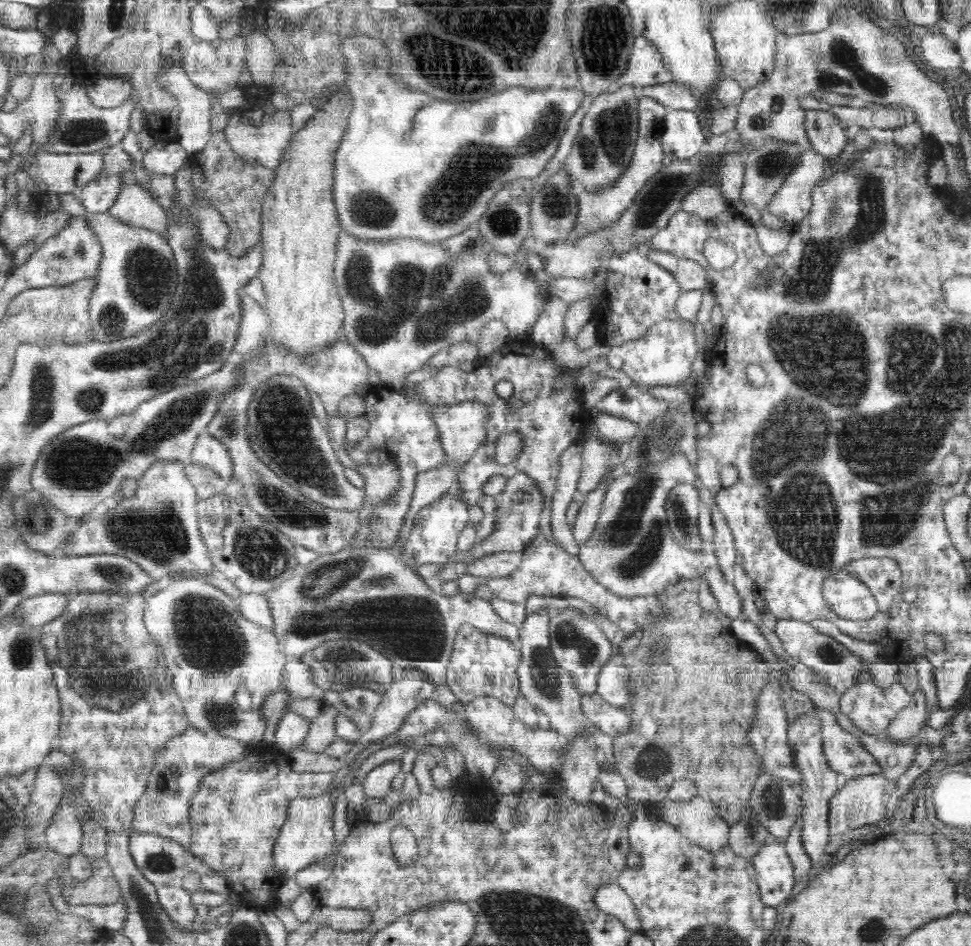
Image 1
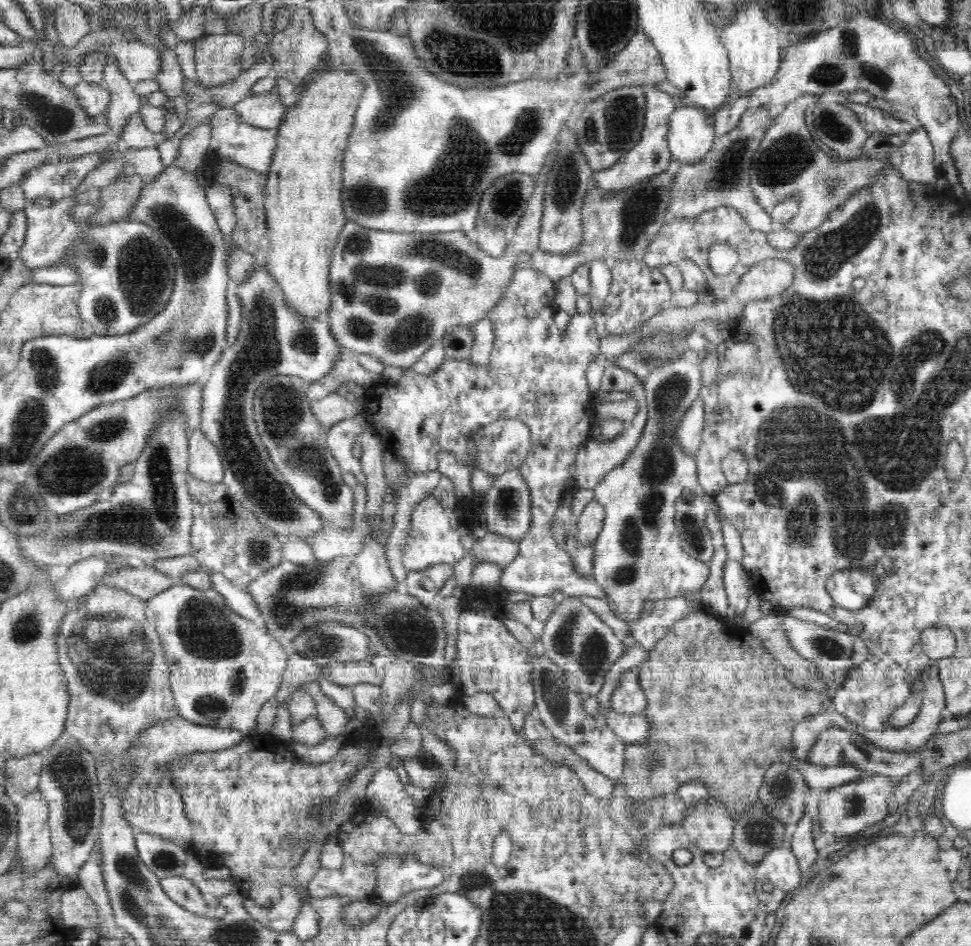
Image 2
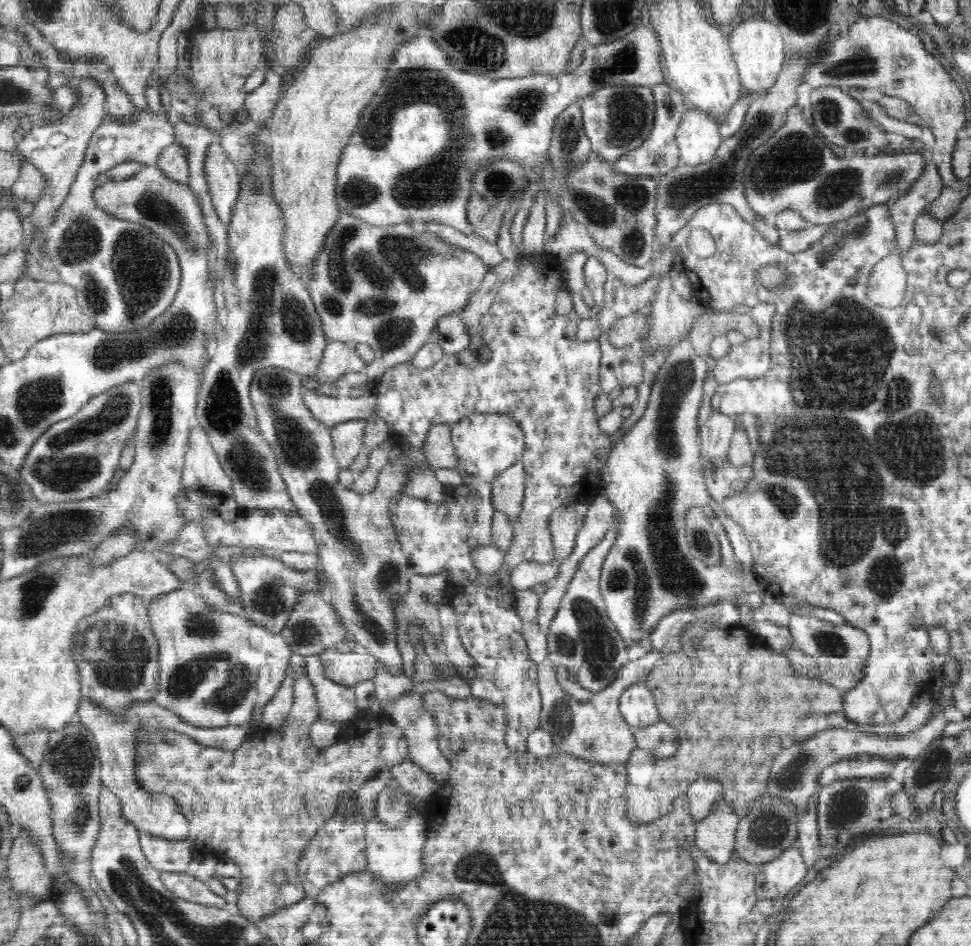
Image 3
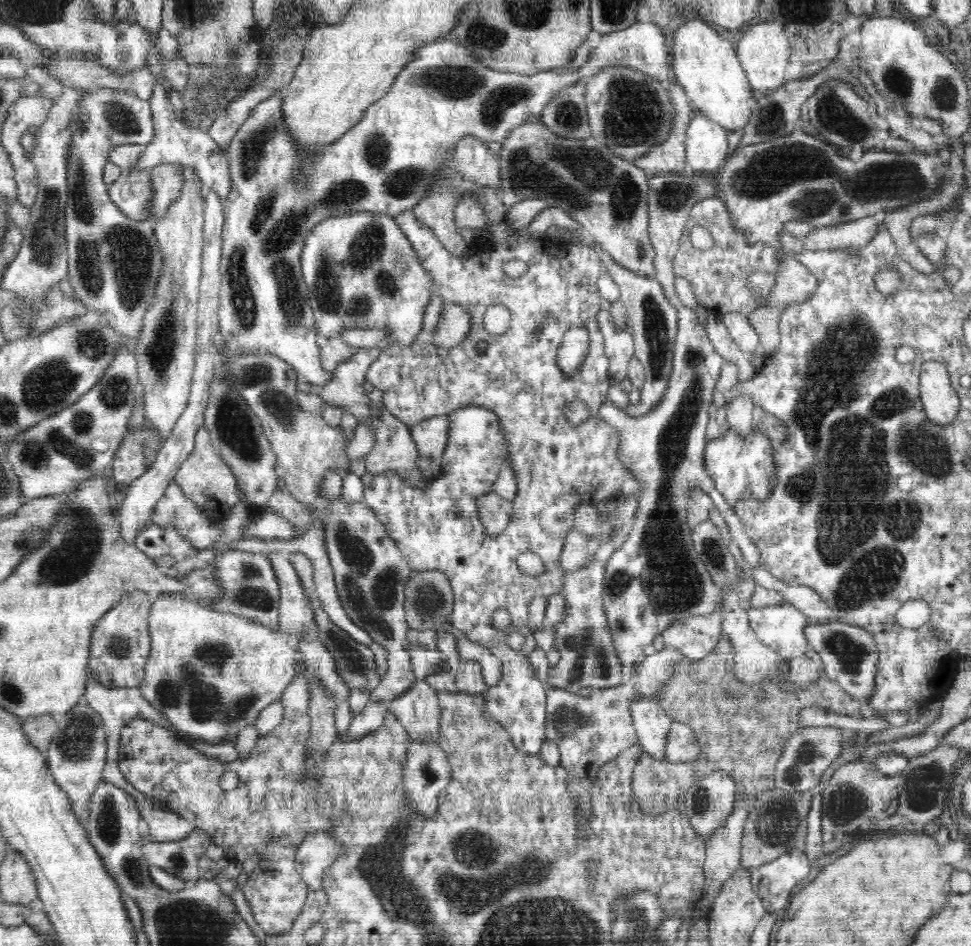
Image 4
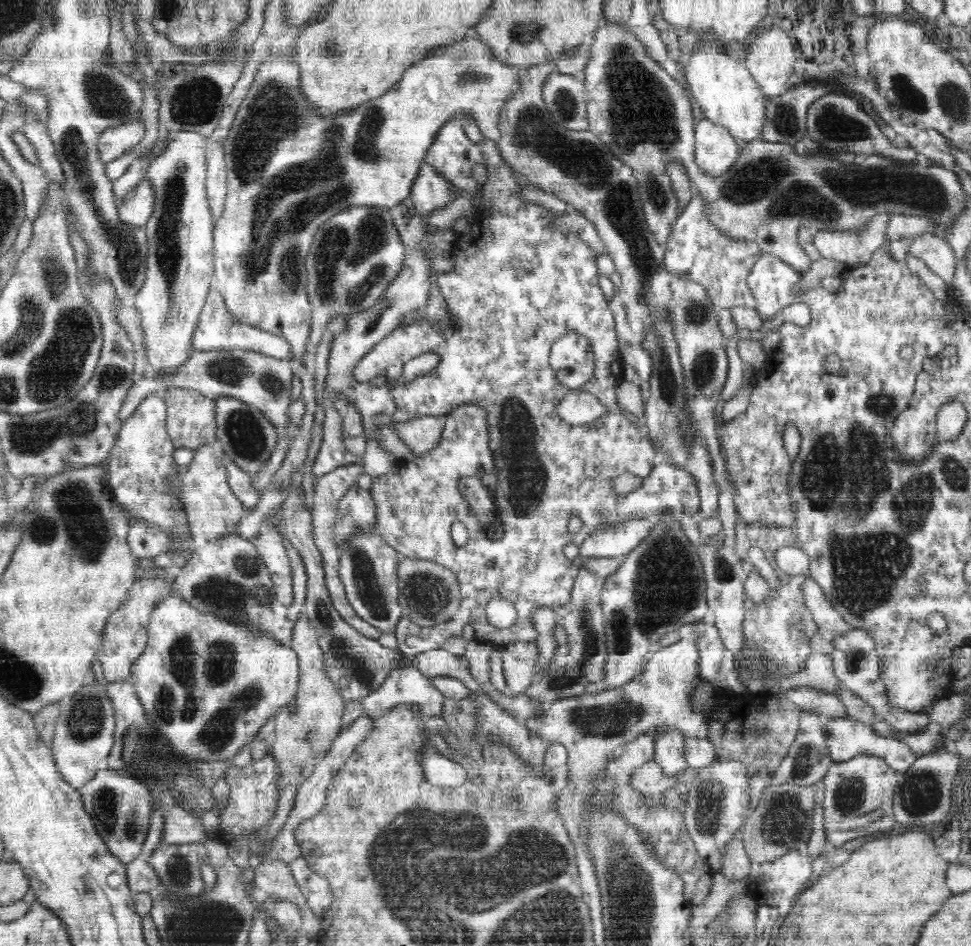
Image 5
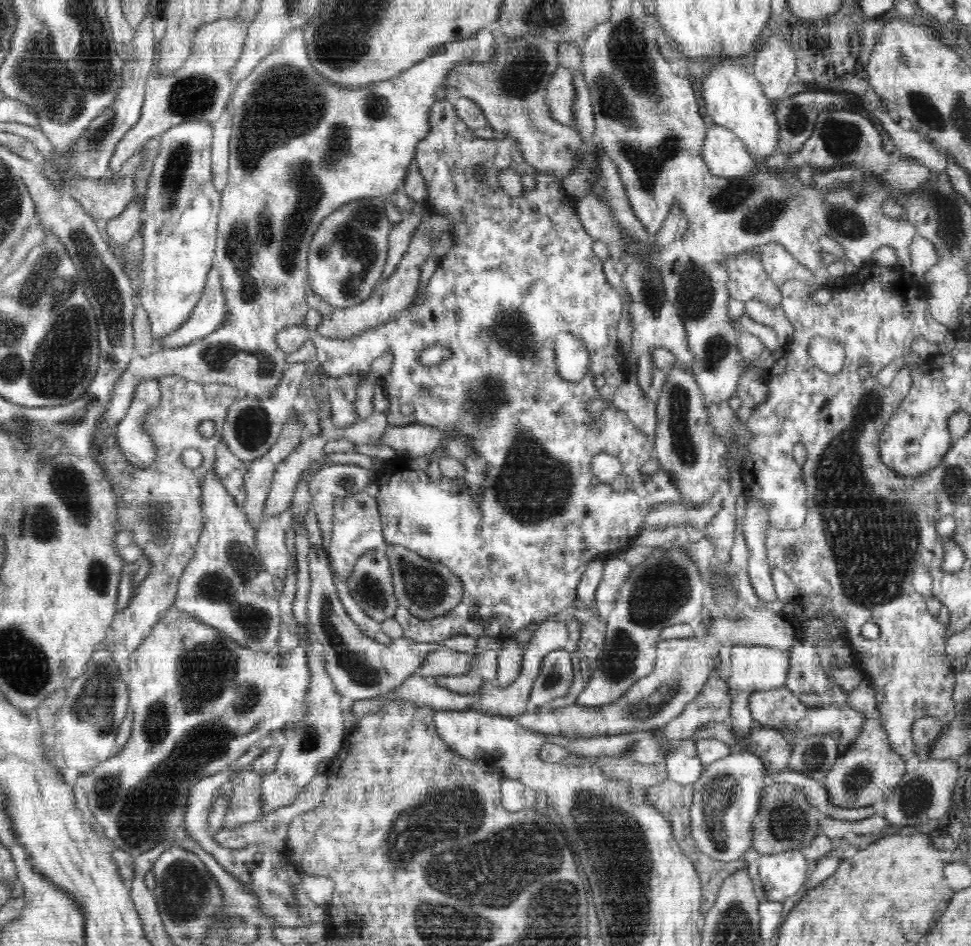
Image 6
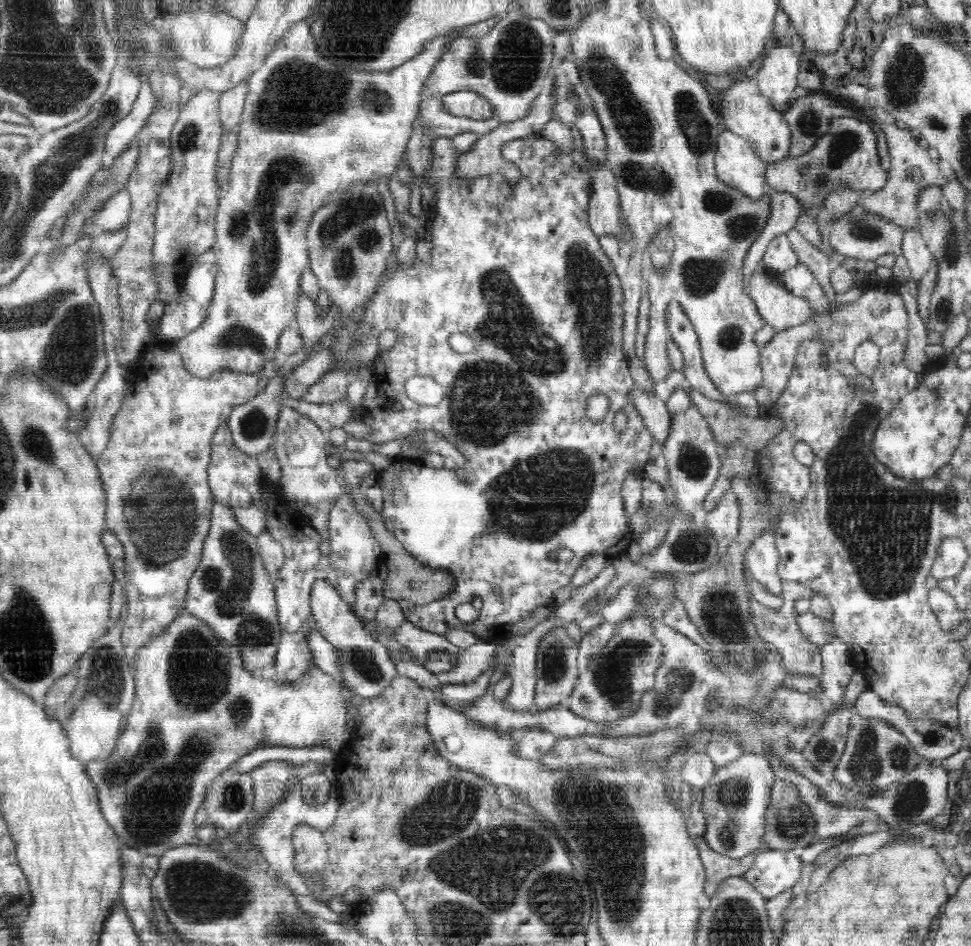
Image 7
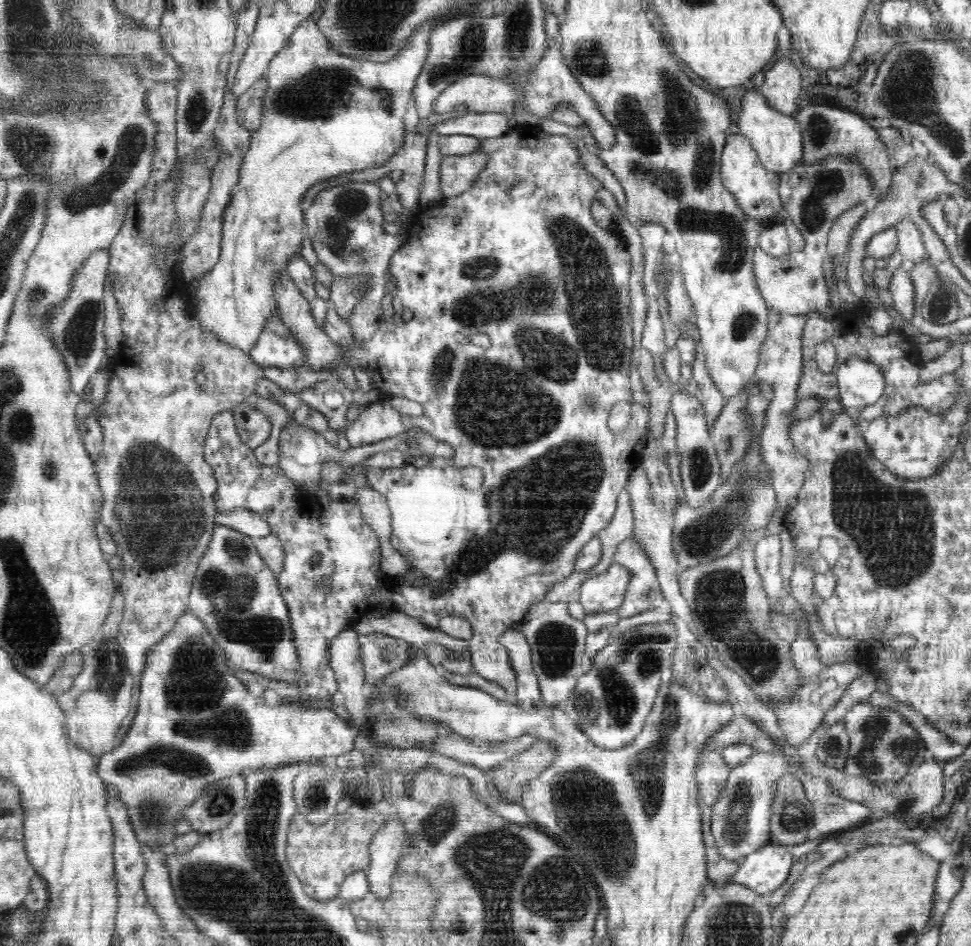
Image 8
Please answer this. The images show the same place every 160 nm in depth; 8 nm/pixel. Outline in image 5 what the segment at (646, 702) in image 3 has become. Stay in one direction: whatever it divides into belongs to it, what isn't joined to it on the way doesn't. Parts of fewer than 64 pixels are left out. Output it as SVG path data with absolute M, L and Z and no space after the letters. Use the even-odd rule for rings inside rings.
M656 725L648 734L658 738L654 743L654 758L666 775L675 775L689 766L685 759L685 737L674 726Z

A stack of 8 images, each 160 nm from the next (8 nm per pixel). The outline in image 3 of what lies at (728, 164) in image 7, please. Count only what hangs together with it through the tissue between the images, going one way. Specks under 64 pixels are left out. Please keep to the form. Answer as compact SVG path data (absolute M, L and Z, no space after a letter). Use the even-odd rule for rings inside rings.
M690 107L677 128L675 141L682 164L698 167L710 162L723 141L719 121L705 111Z

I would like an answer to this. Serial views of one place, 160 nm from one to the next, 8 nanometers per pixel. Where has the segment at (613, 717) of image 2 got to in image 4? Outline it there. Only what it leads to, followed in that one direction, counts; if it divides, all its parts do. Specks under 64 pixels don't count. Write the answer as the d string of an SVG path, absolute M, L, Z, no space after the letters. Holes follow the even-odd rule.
M673 721L670 725L665 746L665 760L671 763L685 763L696 761L700 754L700 747L690 726Z

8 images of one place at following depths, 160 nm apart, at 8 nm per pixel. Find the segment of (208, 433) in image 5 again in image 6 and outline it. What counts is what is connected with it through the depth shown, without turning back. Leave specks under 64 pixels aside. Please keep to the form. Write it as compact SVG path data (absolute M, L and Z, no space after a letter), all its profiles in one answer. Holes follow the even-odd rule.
M164 376L158 380L160 385L160 404L150 410L144 416L144 424L142 427L148 431L148 435L152 437L155 443L157 456L155 462L150 467L138 469L132 467L132 463L128 463L124 459L124 455L120 453L116 442L111 442L106 445L104 451L99 455L100 462L104 463L110 475L109 483L116 493L118 515L119 515L119 530L130 529L132 537L136 545L142 549L143 558L150 561L150 572L145 580L138 586L136 595L131 597L128 606L122 611L117 611L113 622L106 632L105 639L102 642L102 648L110 652L114 659L114 664L118 669L118 674L122 677L128 677L129 660L132 653L144 642L146 635L154 624L160 622L160 619L166 614L175 601L180 577L190 559L194 556L195 548L198 546L198 541L203 529L204 517L202 517L201 490L202 478L215 466L215 455L218 444L223 440L222 431L223 424L227 415L228 407L235 401L240 399L238 390L232 388L229 384L200 382L194 383L190 380L184 380L179 376ZM204 420L213 420L216 426L215 433L209 437L204 437L198 426ZM185 448L196 448L202 453L204 461L198 468L187 468L182 462L182 452Z

